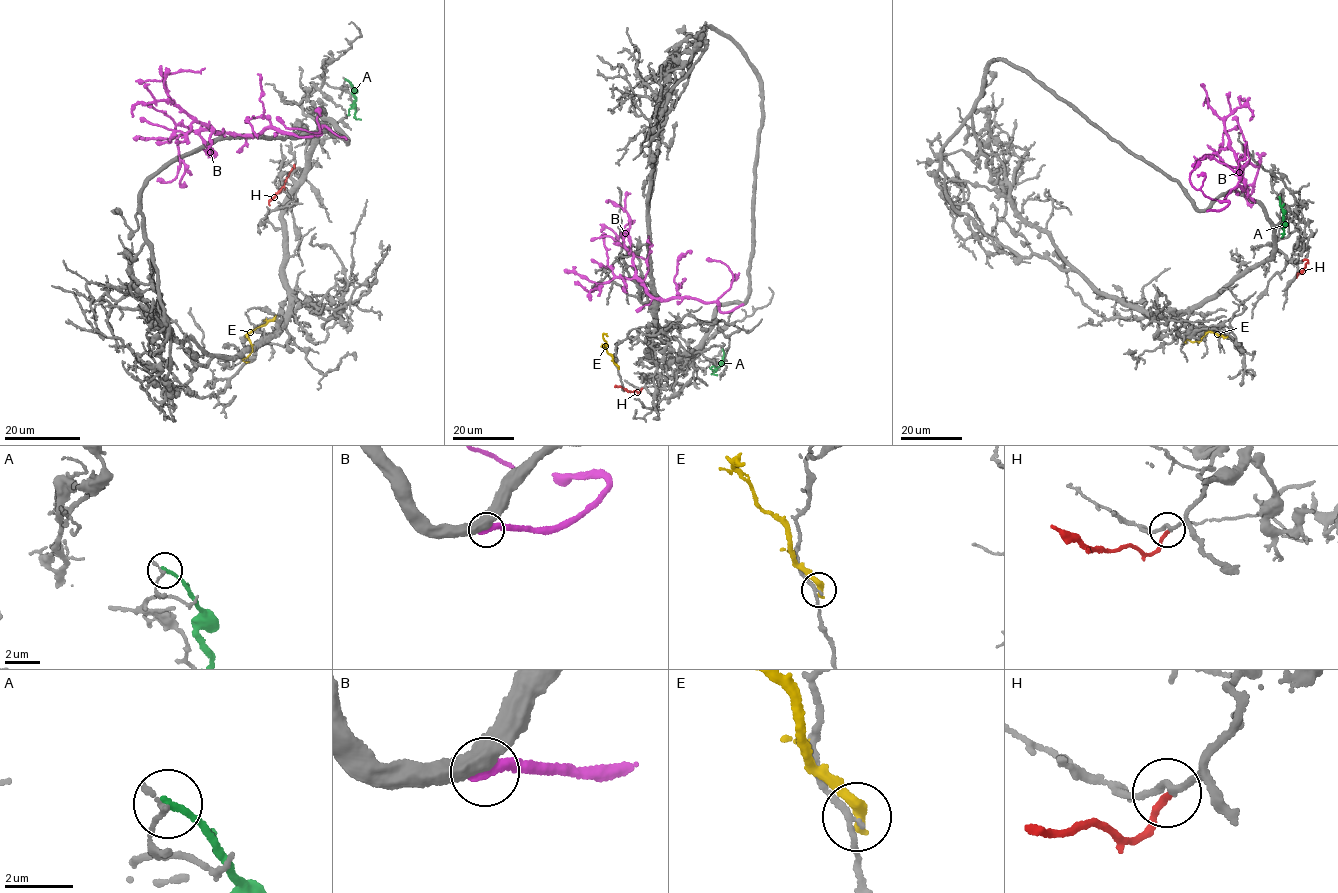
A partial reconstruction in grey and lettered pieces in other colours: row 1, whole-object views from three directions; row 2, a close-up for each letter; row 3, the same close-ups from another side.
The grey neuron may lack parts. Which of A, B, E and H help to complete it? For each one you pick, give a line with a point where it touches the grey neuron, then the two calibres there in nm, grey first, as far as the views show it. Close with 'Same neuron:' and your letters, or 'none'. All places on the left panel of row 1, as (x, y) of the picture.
H: (294, 167) | 150/220 nm
Same neuron: H

